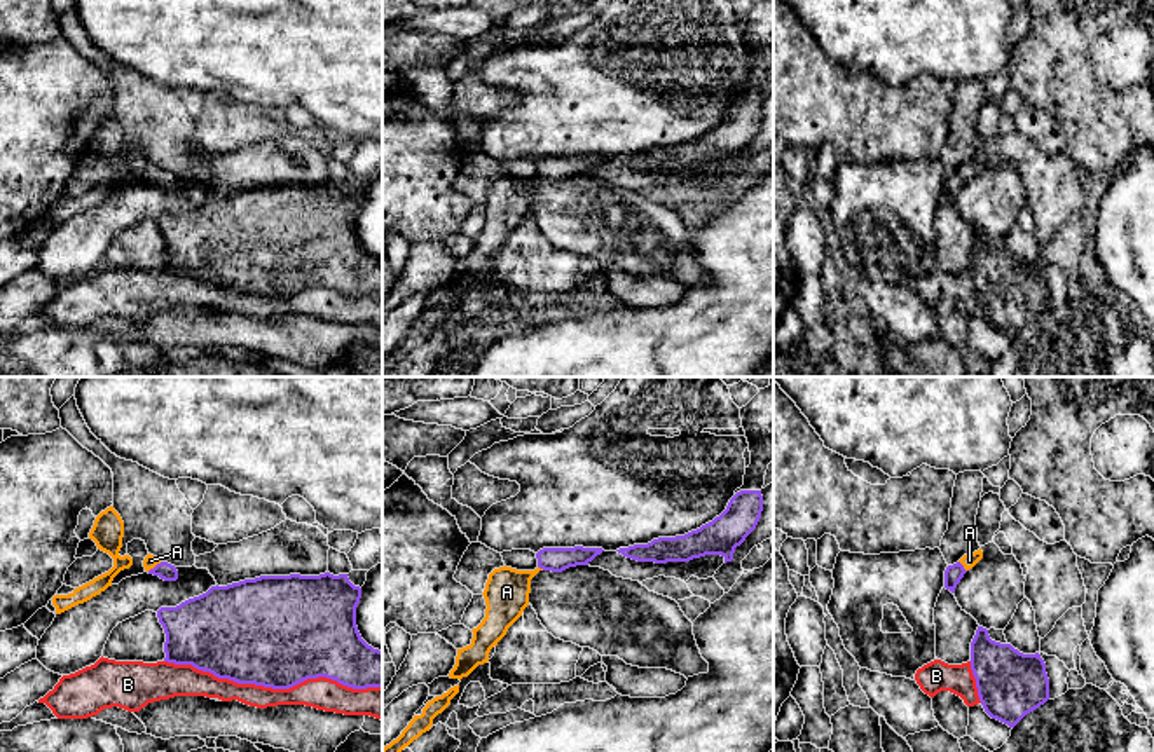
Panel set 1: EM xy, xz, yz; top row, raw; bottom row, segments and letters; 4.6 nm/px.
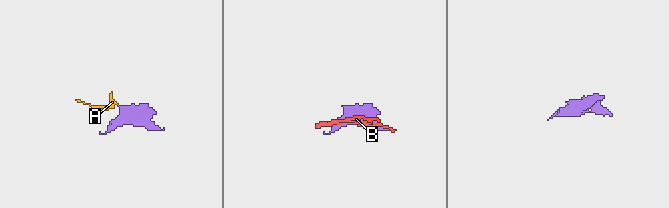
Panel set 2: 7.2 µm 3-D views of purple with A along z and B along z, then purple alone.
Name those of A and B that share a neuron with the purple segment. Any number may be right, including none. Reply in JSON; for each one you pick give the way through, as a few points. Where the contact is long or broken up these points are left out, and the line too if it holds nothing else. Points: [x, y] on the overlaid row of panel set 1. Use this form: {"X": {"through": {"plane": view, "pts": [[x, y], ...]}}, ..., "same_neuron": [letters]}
{"A": {"through": {"plane": "xy", "pts": [[164, 571], [156, 566], [151, 560]]}}, "same_neuron": ["A"]}

